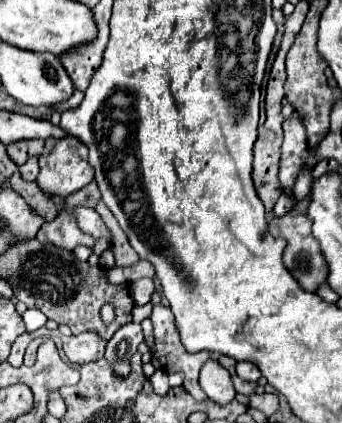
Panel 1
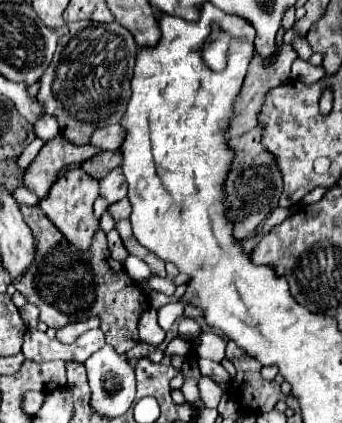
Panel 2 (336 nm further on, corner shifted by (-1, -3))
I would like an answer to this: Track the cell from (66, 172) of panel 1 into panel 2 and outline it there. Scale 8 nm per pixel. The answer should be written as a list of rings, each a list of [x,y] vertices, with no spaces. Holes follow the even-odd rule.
[[[80,167],[76,169],[66,169],[64,175],[58,177],[58,181],[50,187],[50,193],[38,203],[44,215],[60,229],[60,233],[78,249],[86,251],[90,247],[90,239],[94,231],[98,229],[98,219],[92,215],[92,205],[98,197],[98,179],[90,177],[86,171]]]

